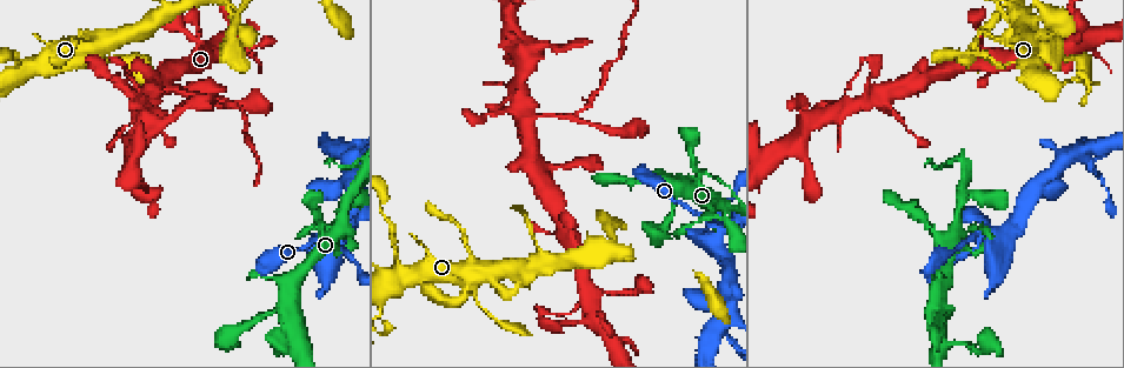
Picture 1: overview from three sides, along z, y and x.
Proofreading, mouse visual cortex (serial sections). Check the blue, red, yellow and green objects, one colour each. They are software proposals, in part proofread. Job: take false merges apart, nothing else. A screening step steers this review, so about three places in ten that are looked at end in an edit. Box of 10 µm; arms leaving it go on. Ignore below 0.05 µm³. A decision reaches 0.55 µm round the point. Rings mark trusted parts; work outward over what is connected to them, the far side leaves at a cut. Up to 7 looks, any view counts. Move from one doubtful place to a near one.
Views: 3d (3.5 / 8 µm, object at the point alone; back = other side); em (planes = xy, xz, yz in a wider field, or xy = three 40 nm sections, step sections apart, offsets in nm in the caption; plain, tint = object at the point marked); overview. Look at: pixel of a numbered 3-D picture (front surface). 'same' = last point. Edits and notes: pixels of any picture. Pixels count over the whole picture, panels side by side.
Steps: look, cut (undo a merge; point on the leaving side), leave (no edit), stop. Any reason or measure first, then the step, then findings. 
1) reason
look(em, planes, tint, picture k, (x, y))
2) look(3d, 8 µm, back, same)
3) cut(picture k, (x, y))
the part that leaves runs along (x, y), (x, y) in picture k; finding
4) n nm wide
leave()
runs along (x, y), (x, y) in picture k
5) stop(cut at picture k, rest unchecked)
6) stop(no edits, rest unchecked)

three arms meet
look(3d, 8 µm, picture 1, (938, 308))

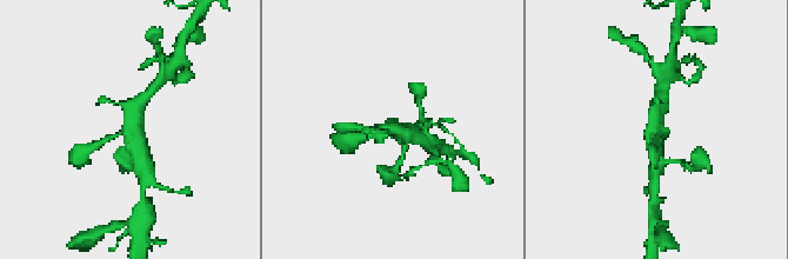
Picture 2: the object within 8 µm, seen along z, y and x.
need the tissue
look(em, planes, tint, same)

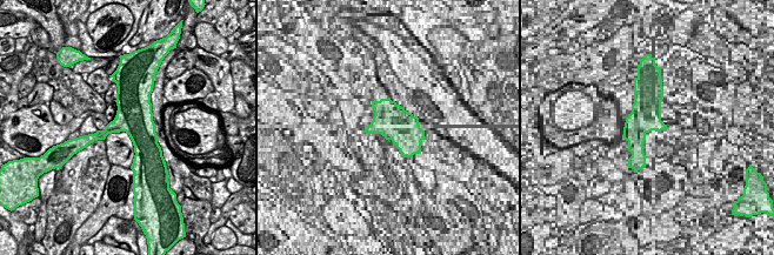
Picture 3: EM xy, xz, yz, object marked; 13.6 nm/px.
480 nm wide
leave()
runs along (145, 97), (133, 113), (141, 160) in picture 2; continuous, no second cell

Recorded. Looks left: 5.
look(3d, 3.5 µm, picture 1, (706, 221))

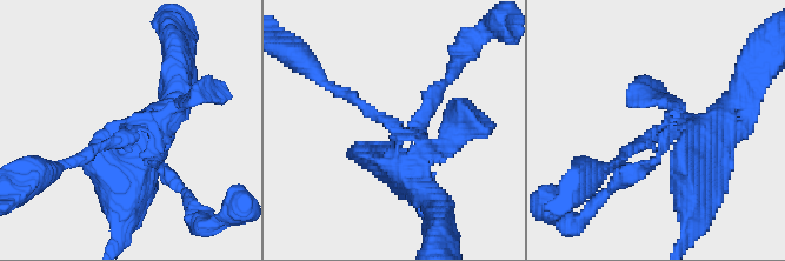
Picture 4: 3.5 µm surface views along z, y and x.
4 arms; arms of 150, 150, 200, 350 nm
look(em, planes, tint, picture 4, (126, 133))

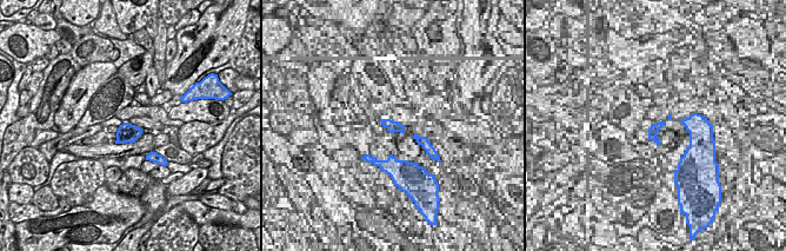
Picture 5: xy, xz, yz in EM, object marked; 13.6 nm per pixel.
leave()
runs along (331, 86), (396, 128), (396, 165), (425, 188) in picture 4; all the same cell

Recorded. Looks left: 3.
abrupt turn
look(3d, 8 µm, picture 1, (1007, 63))

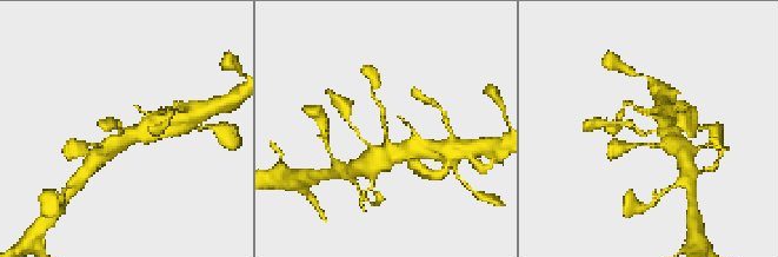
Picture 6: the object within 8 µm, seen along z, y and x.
arms of 200, 500 nm; now the EM
look(em, xy, step 2, tint, same)

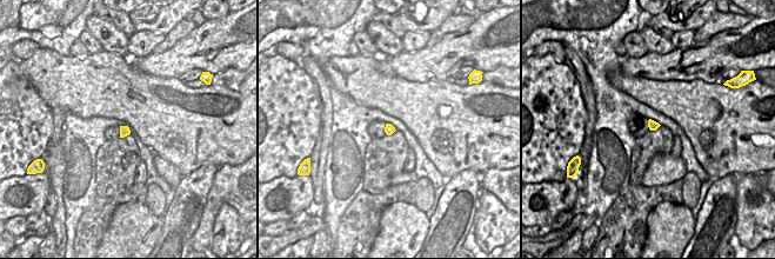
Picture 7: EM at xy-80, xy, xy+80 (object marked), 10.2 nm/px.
100 nm wide
leave()
runs along (404, 152), (387, 145), (378, 103) in picture 6; continuous, no second cell

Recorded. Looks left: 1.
stop(no edits, rest unchecked)

